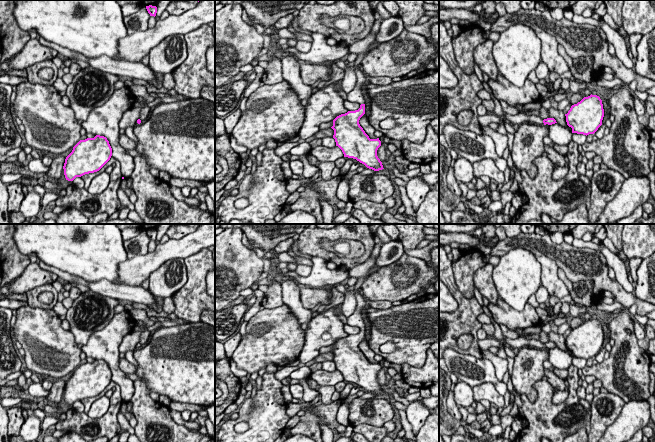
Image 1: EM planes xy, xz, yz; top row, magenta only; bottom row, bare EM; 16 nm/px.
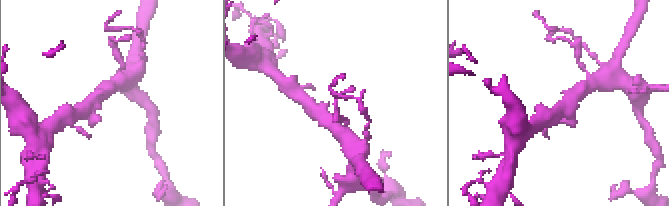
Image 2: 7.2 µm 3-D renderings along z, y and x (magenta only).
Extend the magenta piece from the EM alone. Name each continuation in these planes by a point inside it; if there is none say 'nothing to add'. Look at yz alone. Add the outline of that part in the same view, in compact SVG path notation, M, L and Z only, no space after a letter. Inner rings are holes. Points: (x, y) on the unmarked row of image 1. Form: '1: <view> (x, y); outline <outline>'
1: yz (520, 342); outline M518 337L516 339L511 339L510 341L507 342L507 344L511 348L523 348L523 347L532 347L536 349L543 350L543 343L540 342L540 340L528 340L524 337Z

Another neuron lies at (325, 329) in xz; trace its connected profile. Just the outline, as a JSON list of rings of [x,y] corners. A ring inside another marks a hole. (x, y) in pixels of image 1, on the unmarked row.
[[[336,306],[319,313],[307,325],[304,346],[299,356],[301,363],[316,358],[320,354],[320,348],[333,345],[337,340],[348,336],[335,310]]]

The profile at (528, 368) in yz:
[[[523,347],[514,358],[512,384],[519,395],[526,394],[531,402],[537,399],[533,385],[545,375],[543,363],[549,359],[549,351]]]

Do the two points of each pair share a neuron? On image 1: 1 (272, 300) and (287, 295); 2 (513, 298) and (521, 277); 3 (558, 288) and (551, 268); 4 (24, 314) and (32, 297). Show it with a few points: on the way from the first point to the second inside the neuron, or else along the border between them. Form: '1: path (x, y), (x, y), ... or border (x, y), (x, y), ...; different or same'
1: border (280, 284), (284, 303); different
2: path (515, 293), (517, 282); same
3: path (553, 283), (551, 281), (551, 273); same
4: border (28, 305), (34, 308), (51, 309); different

